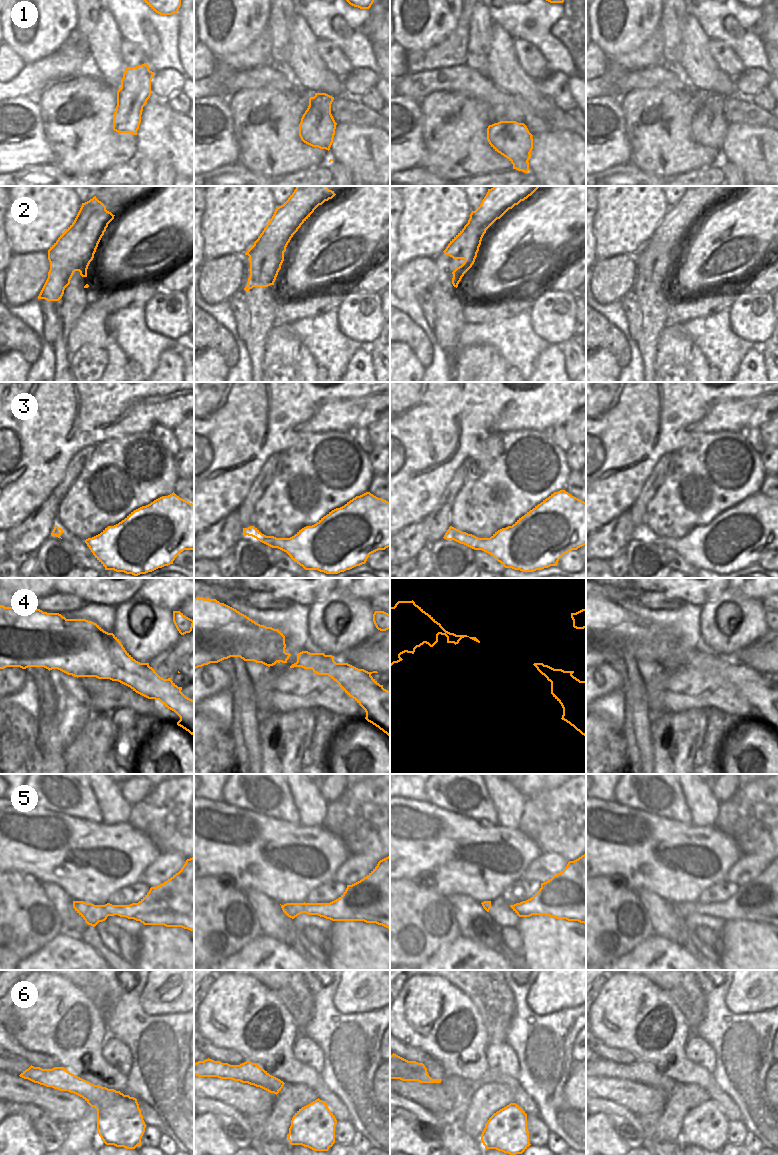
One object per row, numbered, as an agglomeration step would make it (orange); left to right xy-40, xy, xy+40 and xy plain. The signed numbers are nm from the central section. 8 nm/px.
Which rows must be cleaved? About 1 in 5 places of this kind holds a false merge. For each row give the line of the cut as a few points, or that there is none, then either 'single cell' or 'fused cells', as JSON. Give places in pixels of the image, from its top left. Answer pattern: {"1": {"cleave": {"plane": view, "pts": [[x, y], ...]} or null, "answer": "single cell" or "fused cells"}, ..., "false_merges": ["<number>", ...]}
{"1": {"cleave": null, "answer": "single cell"}, "2": {"cleave": {"plane": "xy", "pts": [[253, 246], [257, 243], [274, 243], [283, 252]]}, "answer": "fused cells"}, "3": {"cleave": null, "answer": "single cell"}, "4": {"cleave": null, "answer": "single cell"}, "5": {"cleave": null, "answer": "single cell"}, "6": {"cleave": null, "answer": "single cell"}, "false_merges": ["2"]}

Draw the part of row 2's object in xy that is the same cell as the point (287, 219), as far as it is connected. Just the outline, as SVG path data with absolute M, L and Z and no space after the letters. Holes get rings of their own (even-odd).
M297 186L287 201L276 207L272 218L254 245L273 243L279 245L279 249L285 252L293 235L314 210L335 195L328 186Z

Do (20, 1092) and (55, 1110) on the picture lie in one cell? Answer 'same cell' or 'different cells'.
same cell

